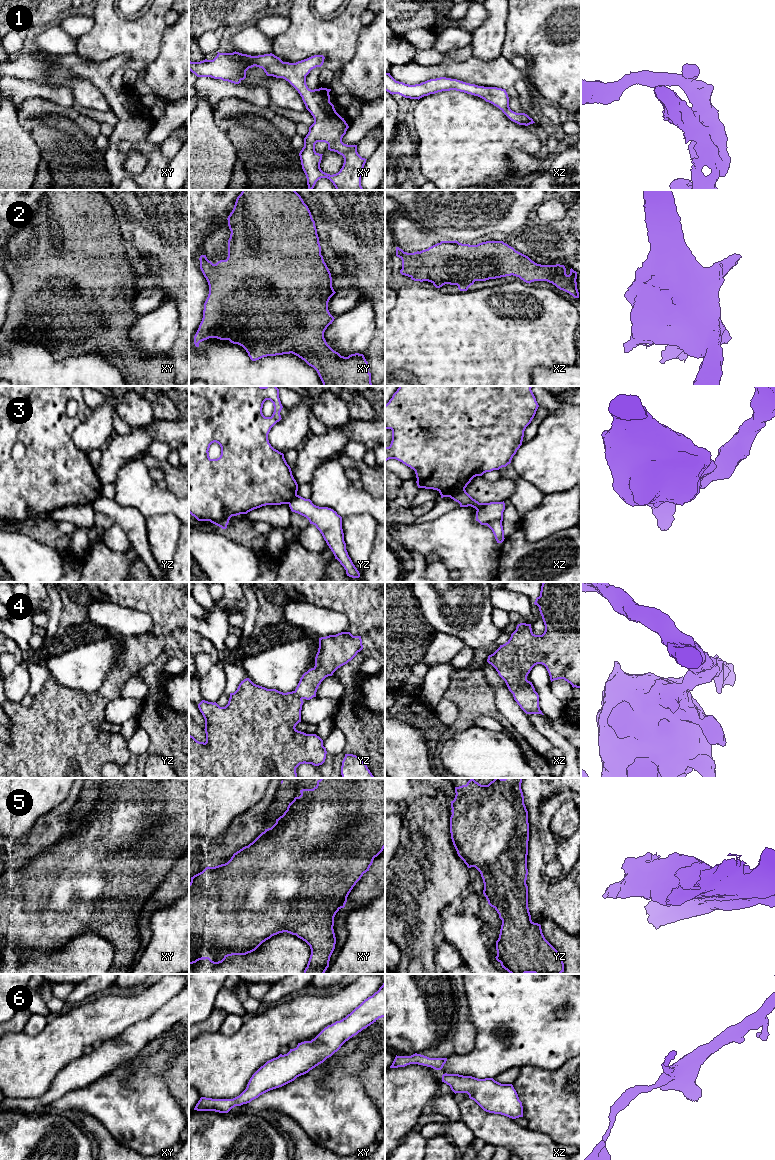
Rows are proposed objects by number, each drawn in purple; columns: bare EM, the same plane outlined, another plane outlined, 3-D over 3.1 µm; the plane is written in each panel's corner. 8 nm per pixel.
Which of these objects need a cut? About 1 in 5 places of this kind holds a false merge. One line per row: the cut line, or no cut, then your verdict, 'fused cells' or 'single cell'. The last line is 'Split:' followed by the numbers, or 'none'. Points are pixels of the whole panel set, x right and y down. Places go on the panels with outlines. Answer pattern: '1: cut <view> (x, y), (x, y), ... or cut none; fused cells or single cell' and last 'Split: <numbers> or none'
1: cut none; single cell
2: cut none; single cell
3: cut xz (464, 488), (453, 492), (449, 496); fused cells
4: cut none; single cell
5: cut none; single cell
6: cut none; single cell
Split: 3

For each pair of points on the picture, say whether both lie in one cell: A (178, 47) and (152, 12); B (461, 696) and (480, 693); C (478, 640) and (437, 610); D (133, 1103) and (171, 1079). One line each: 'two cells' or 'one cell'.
A: two cells
B: one cell
C: one cell
D: two cells

